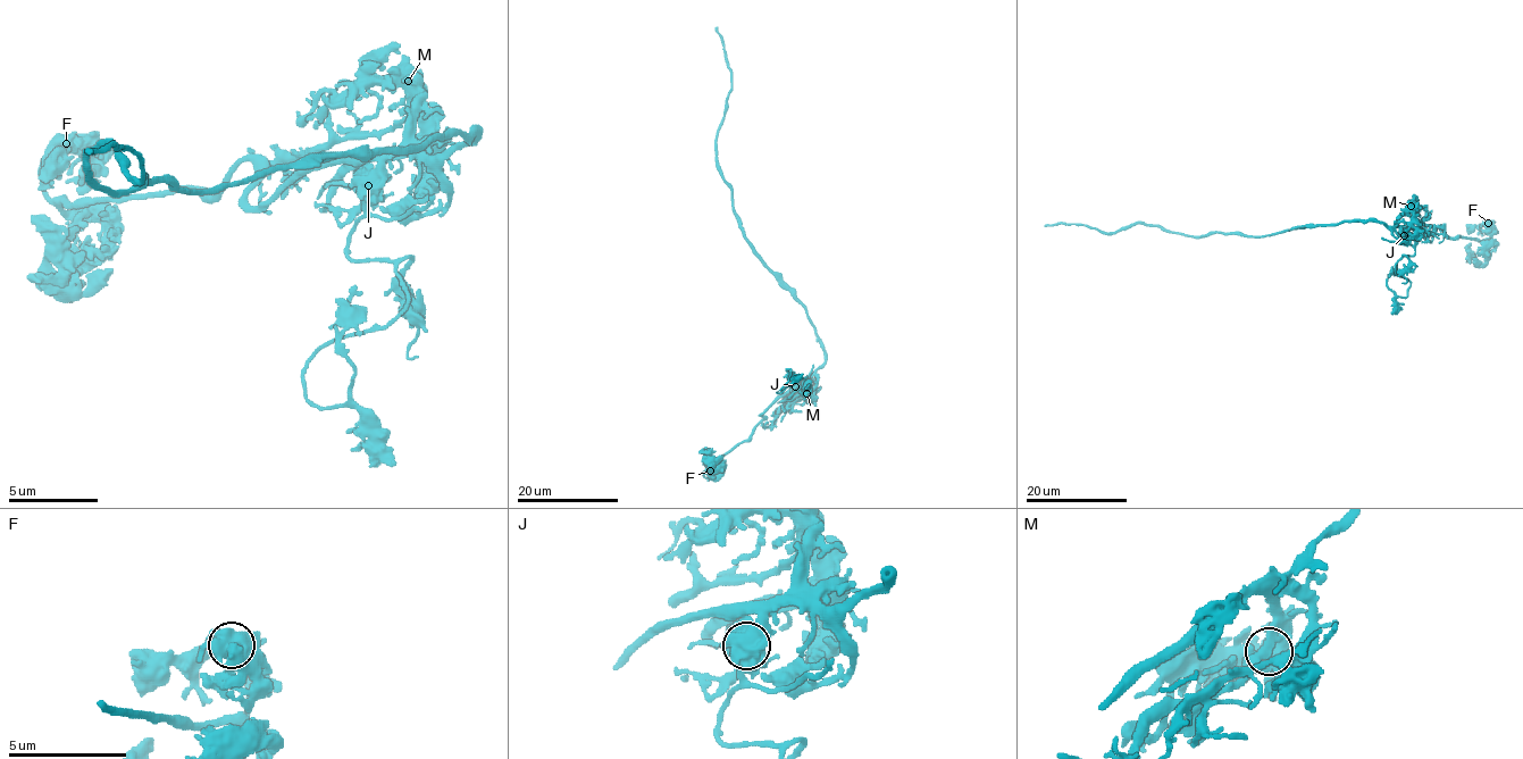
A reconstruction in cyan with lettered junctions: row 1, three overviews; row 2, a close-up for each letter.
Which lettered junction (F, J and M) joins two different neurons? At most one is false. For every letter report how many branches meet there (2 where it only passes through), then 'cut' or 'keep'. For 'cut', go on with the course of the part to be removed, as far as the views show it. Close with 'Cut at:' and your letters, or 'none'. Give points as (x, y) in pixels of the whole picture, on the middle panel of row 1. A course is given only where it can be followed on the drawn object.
F: 3 branches meet; keep
J: 3 branches meet; cut; foreign part runs (795, 386), (788, 397), (806, 377), (777, 391), (788, 380), (791, 370), (787, 370), (791, 380)
M: 3 branches meet; keep
Cut at: J

